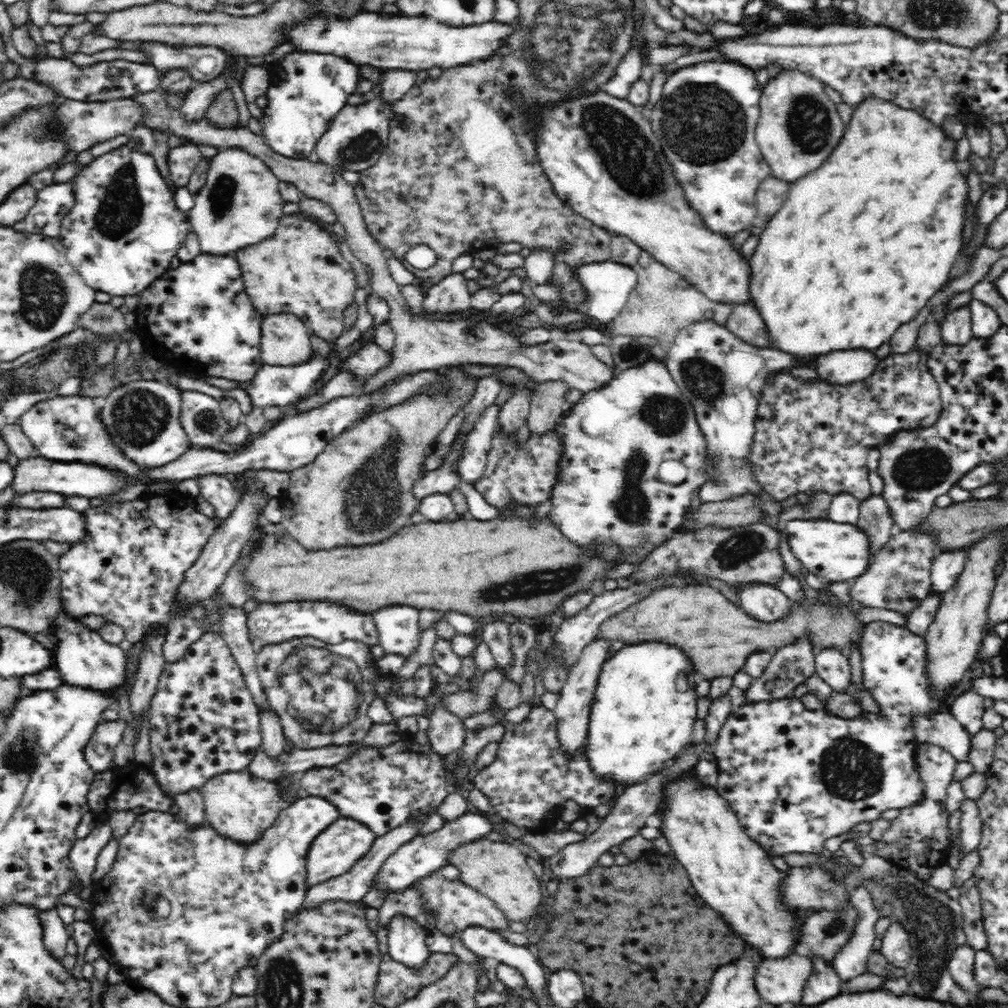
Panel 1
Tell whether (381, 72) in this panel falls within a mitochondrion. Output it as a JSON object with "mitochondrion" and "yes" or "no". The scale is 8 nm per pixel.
{"mitochondrion":"no"}

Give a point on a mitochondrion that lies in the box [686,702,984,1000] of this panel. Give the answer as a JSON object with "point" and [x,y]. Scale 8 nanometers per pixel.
{"point":[934,924]}

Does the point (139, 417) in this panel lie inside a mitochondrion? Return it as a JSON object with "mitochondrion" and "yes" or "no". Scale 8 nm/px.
{"mitochondrion":"yes"}

